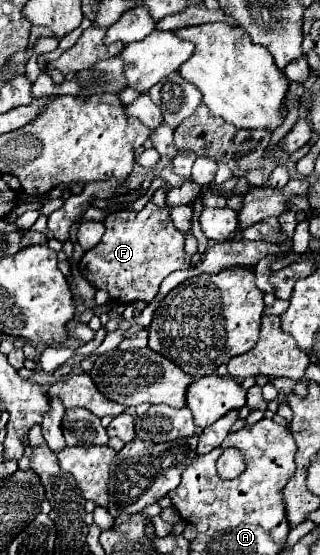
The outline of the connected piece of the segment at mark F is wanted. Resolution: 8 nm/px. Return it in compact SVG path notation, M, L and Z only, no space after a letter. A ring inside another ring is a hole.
M147 202L143 210L121 210L105 218L105 234L95 248L87 250L79 262L79 272L97 288L107 290L117 304L135 300L151 302L165 276L191 268L191 256L183 250L183 234L175 228L169 210Z

